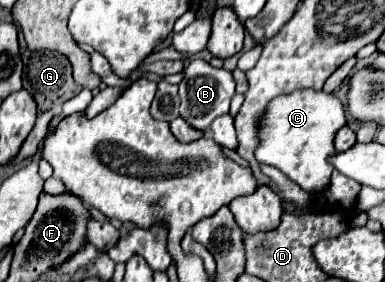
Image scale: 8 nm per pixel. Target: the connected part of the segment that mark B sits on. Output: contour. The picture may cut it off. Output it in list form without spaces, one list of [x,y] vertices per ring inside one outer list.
[[[192,59],[188,63],[188,67],[184,69],[184,81],[180,83],[180,99],[182,99],[180,117],[190,127],[206,131],[216,117],[228,113],[234,93],[236,93],[236,83],[234,83],[234,77],[230,71],[214,69],[212,65],[208,65],[202,59]]]

